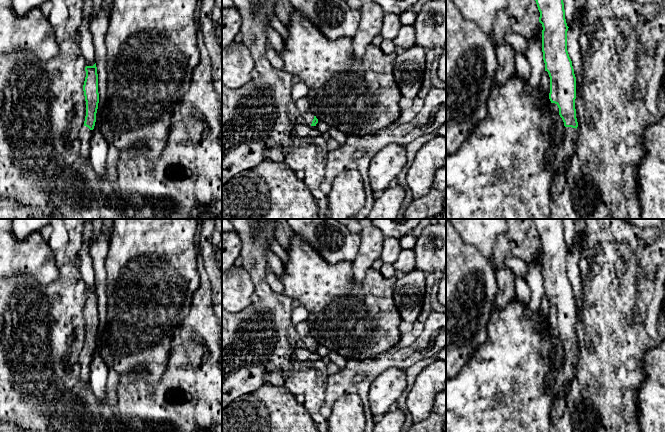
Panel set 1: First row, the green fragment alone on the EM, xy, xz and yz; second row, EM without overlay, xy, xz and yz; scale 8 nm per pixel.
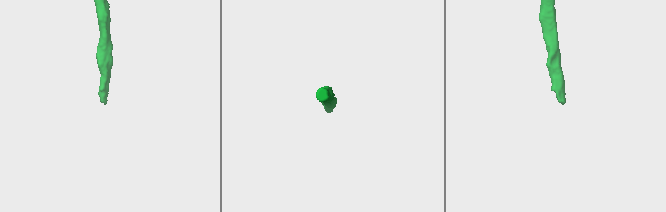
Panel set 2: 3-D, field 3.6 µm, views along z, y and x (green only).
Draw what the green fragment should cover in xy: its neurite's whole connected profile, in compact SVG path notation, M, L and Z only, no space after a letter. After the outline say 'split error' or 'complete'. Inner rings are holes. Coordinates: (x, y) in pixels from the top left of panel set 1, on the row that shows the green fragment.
M96 63L93 66L86 66L86 77L83 91L86 101L86 116L84 125L80 132L80 151L83 157L88 157L90 153L90 138L96 122L96 113L99 103L98 74Z; split error

